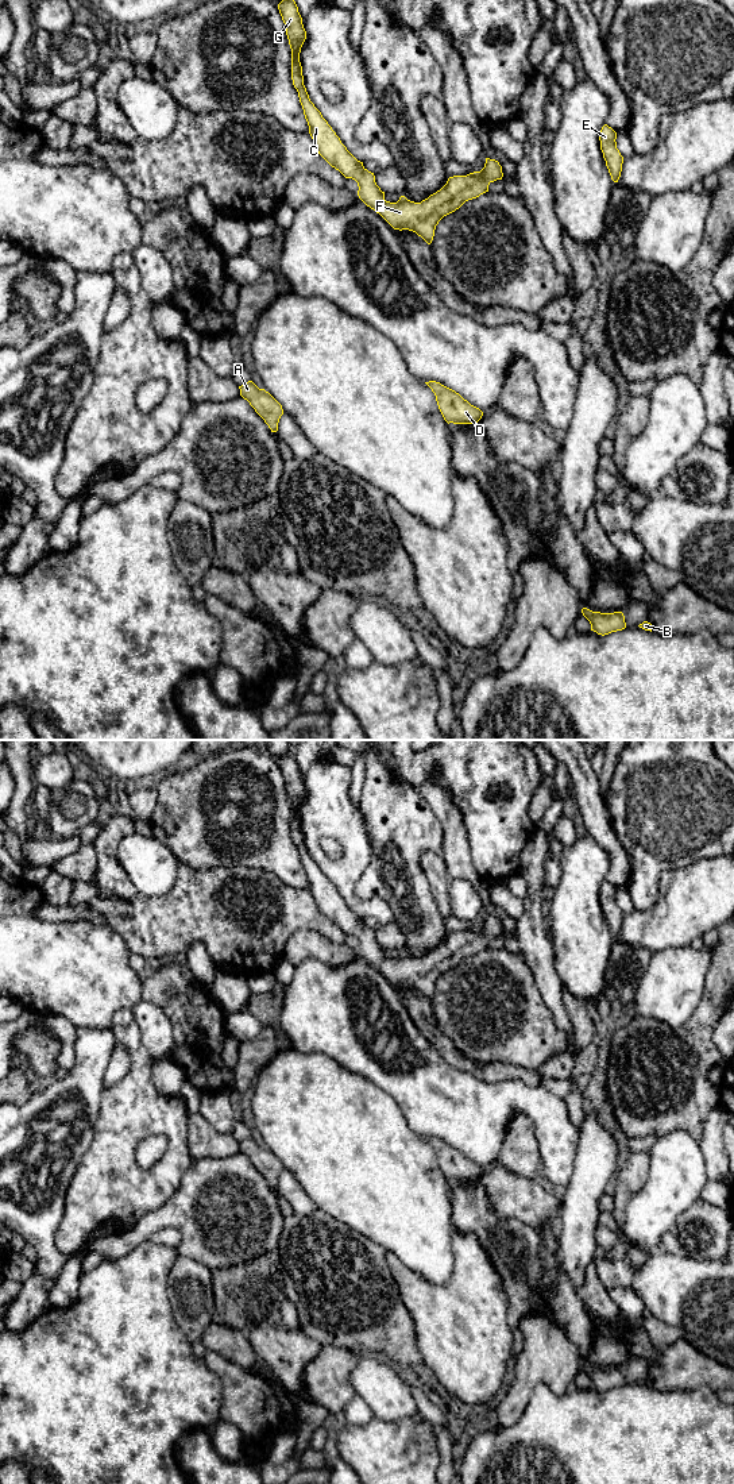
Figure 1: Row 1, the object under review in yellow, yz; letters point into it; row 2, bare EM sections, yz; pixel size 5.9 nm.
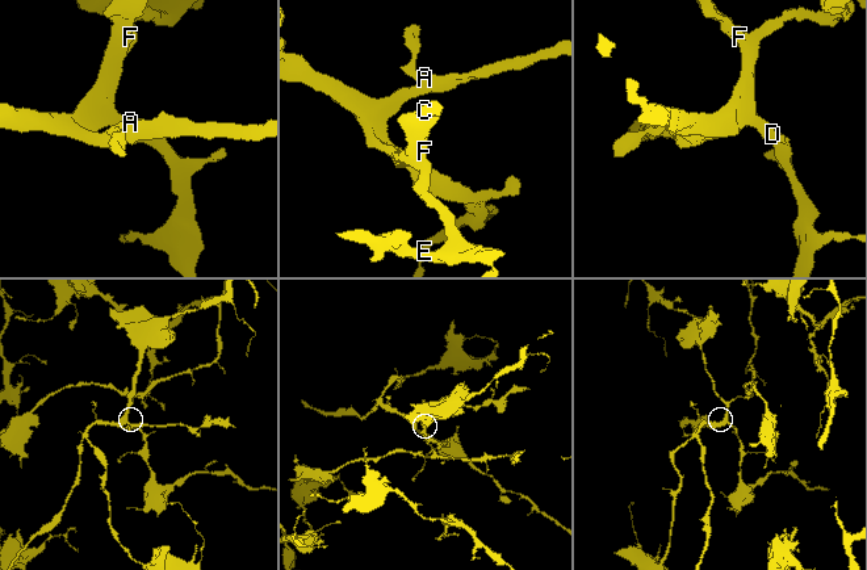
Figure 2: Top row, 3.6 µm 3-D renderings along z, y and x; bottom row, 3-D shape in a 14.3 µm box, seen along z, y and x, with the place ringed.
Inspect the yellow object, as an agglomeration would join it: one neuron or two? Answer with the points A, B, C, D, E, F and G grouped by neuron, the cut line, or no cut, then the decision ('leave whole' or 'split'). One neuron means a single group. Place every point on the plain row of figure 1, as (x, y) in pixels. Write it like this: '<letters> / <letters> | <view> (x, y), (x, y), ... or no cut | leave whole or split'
A B C D E F G | no cut | leave whole

